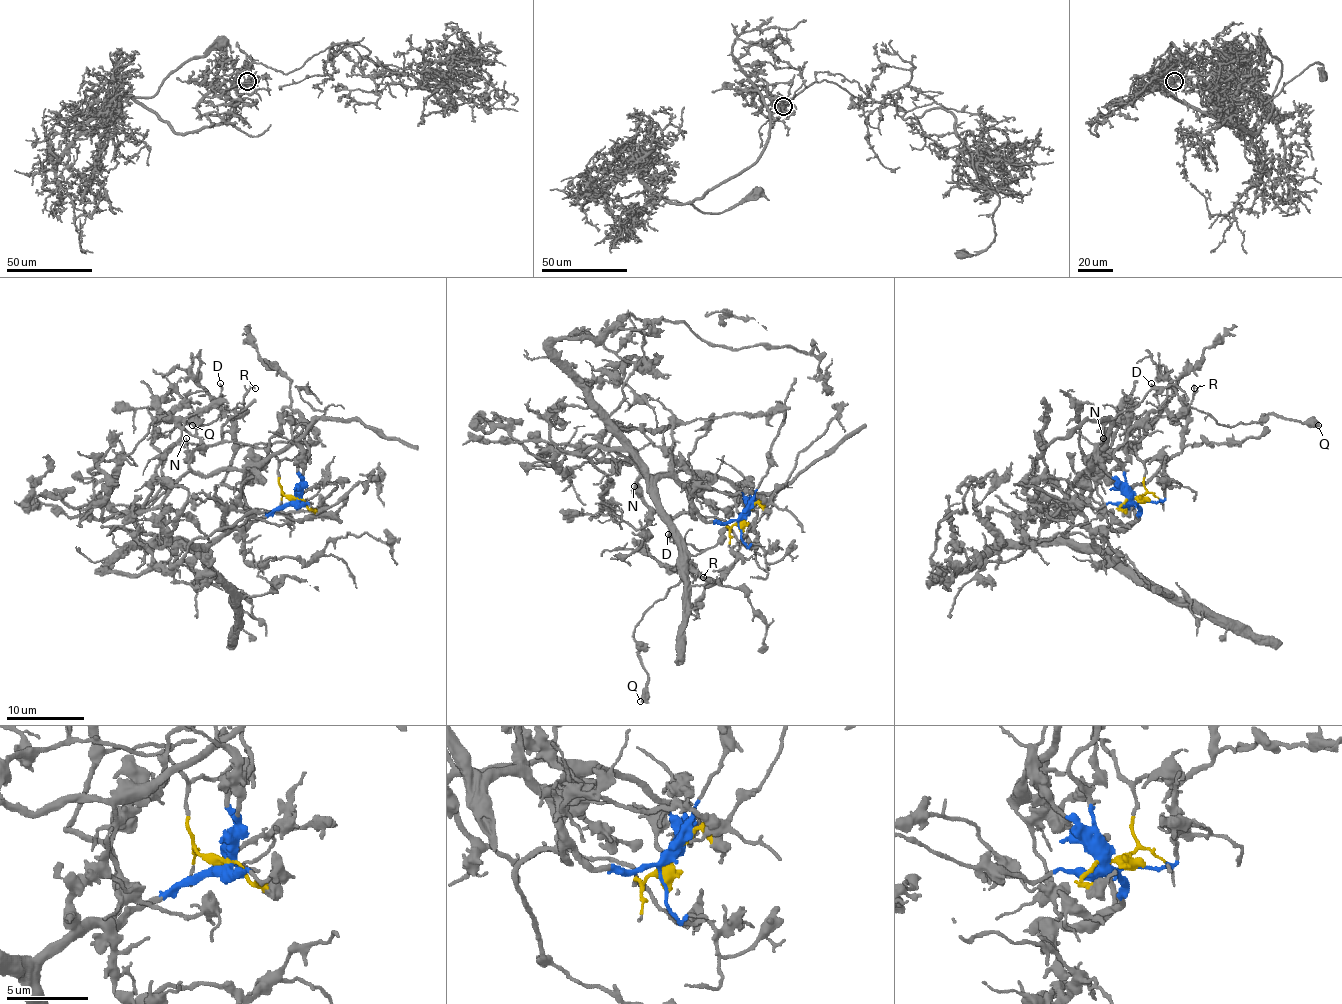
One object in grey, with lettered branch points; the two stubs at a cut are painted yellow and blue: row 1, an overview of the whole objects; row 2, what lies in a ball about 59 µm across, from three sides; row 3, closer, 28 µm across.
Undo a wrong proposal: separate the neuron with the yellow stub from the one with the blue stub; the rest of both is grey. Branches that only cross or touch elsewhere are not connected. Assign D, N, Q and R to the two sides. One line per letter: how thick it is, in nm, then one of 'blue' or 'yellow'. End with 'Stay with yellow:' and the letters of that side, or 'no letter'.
D: 170 nm thick; yellow
N: 120 nm thick; yellow
Q: 550 nm thick; yellow
R: 190 nm thick; yellow
Stay with yellow: D, N, Q, R

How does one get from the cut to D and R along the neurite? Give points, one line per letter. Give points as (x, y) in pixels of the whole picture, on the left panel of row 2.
D: (295, 501), (281, 490), (277, 458), (268, 449), (223, 441), (223, 426), (235, 414), (225, 406), (219, 383)
R: (295, 501), (281, 490), (277, 458), (268, 449), (223, 441), (223, 426), (244, 404), (244, 394), (254, 389)

